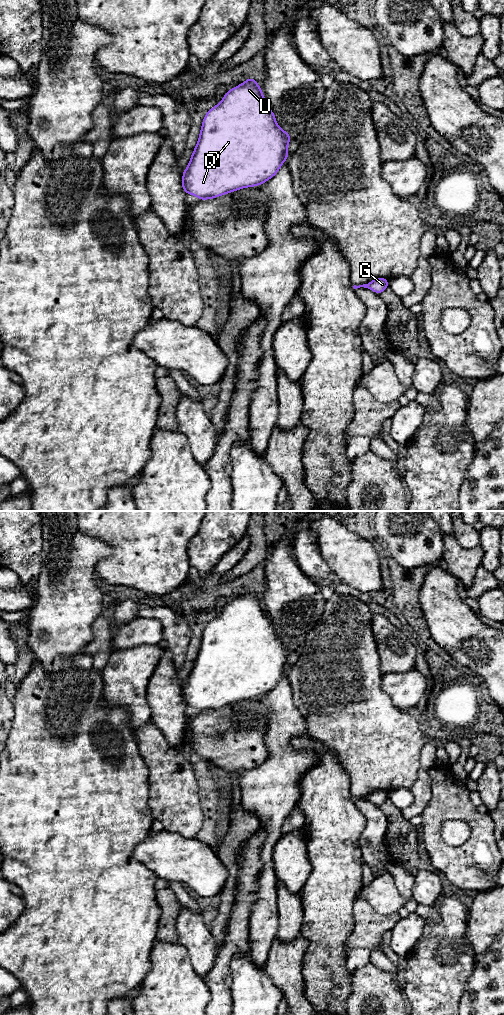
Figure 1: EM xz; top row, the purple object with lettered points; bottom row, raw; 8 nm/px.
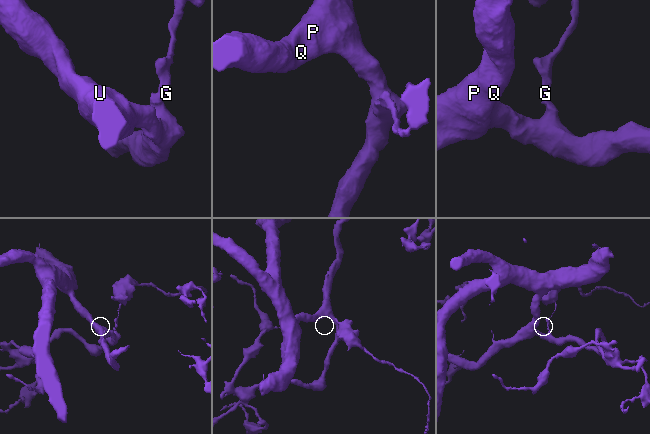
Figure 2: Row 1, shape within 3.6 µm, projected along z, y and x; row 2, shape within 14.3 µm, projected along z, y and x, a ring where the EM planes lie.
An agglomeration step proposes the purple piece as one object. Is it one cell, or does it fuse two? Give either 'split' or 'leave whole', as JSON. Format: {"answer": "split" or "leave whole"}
{"answer": "split"}

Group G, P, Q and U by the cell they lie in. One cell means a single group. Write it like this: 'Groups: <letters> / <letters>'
Groups: G / P Q U

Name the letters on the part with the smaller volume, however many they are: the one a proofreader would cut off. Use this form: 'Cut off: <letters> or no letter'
Cut off: G

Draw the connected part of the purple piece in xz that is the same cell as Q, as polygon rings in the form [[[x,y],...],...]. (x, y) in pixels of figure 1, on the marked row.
[[[250,77],[230,89],[203,119],[199,140],[187,168],[183,171],[183,190],[200,200],[213,199],[242,188],[259,186],[275,176],[287,161],[288,143],[291,141],[291,136],[278,126],[275,117],[254,78]]]

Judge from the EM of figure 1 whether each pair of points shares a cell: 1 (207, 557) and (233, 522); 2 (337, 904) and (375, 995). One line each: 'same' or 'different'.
1: same
2: different

